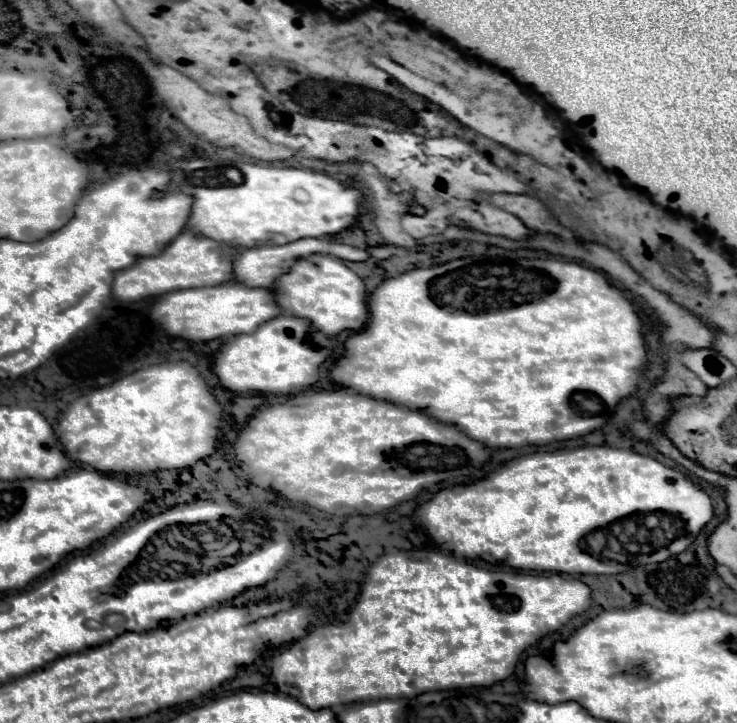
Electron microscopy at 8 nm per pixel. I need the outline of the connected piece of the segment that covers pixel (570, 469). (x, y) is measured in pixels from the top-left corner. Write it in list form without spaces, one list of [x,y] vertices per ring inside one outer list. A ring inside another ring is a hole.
[[[591,445],[515,458],[475,484],[441,490],[415,512],[439,546],[463,558],[563,574],[619,574],[633,566],[665,562],[685,552],[713,514],[709,494],[679,470],[632,449]]]

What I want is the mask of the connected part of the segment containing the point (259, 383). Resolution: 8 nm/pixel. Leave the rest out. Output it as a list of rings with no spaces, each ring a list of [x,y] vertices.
[[[281,314],[273,322],[265,322],[251,334],[237,334],[229,338],[213,370],[219,382],[233,392],[261,392],[261,394],[293,394],[319,382],[319,368],[333,354],[333,340],[311,328],[305,318]]]

